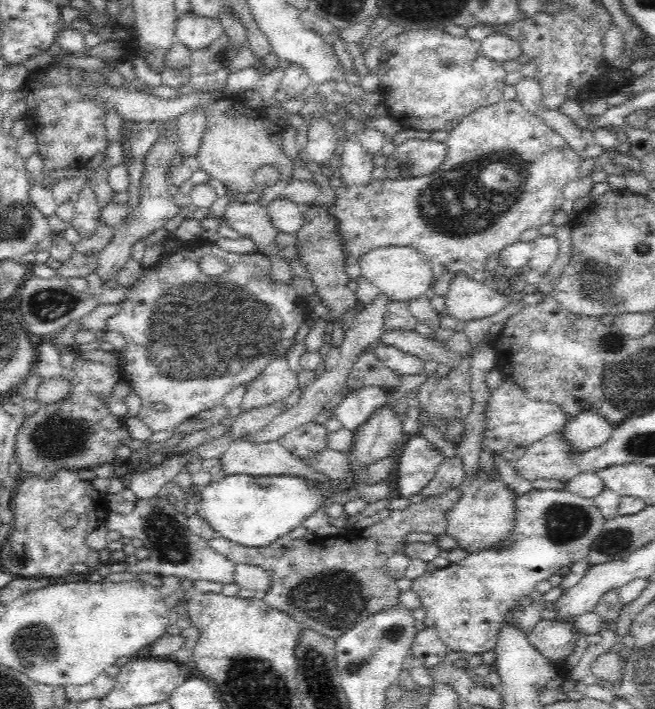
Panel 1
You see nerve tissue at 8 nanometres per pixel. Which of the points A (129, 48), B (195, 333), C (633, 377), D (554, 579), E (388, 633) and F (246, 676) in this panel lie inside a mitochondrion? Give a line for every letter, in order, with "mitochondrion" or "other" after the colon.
A: other
B: mitochondrion
C: mitochondrion
D: other
E: mitochondrion
F: mitochondrion

